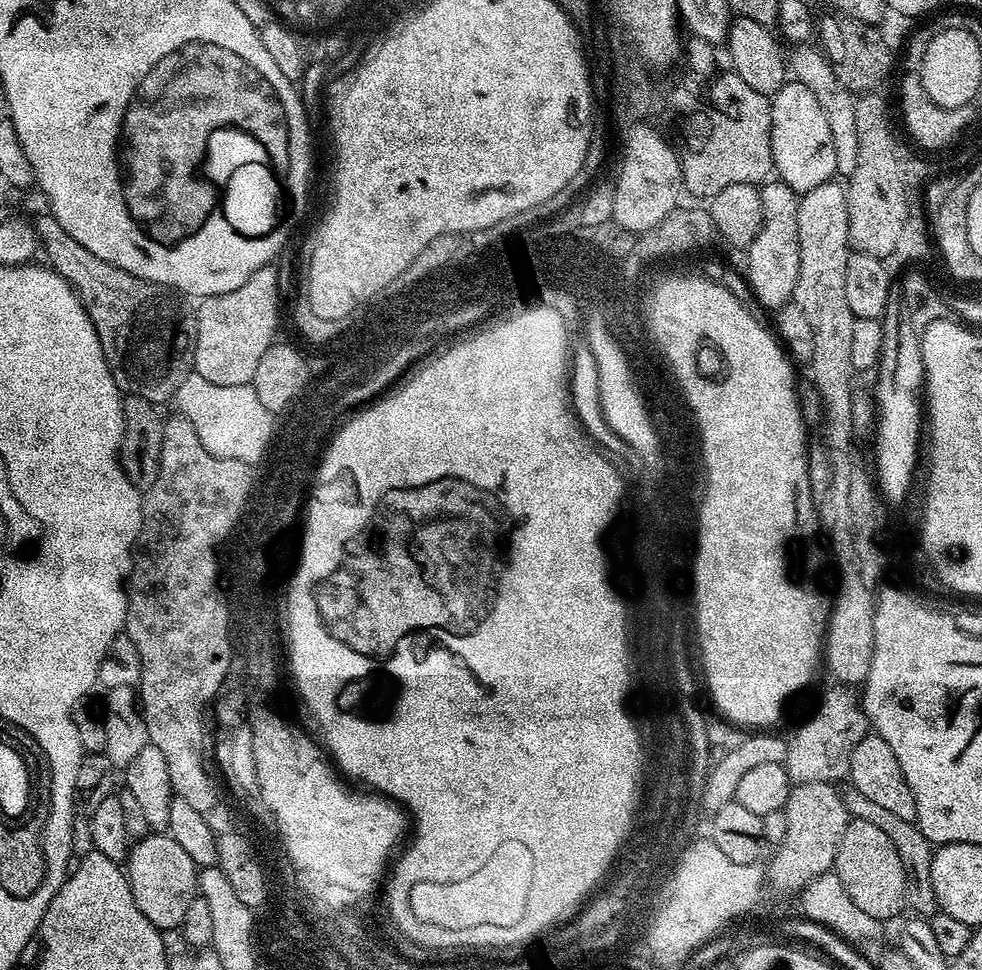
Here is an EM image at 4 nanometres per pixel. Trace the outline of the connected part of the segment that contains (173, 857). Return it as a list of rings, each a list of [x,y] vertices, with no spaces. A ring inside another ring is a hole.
[[[149,834],[141,836],[131,845],[126,861],[126,875],[130,882],[130,890],[134,894],[134,902],[138,902],[138,910],[150,918],[155,928],[161,930],[179,929],[182,918],[186,918],[186,910],[190,902],[198,894],[198,866],[178,842],[167,834]]]

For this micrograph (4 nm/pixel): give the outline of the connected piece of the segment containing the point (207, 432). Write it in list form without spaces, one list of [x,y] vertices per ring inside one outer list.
[[[193,370],[178,386],[174,397],[175,411],[199,431],[212,452],[220,453],[221,457],[255,460],[260,456],[269,432],[268,413],[260,408],[255,393],[251,384],[214,386],[214,382],[206,382],[206,378]]]

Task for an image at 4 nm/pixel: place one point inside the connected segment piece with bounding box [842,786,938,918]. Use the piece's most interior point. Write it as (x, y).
(913, 847)

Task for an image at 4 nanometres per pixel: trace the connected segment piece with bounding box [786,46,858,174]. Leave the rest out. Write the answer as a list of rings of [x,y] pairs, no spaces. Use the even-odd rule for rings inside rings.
[[[796,46],[791,51],[786,56],[791,79],[806,86],[806,90],[811,90],[814,98],[818,98],[818,106],[822,106],[822,114],[826,114],[826,123],[830,125],[830,138],[834,138],[836,171],[851,174],[858,162],[858,129],[854,115],[857,97],[835,76],[835,70],[823,51],[815,52],[812,46]]]

